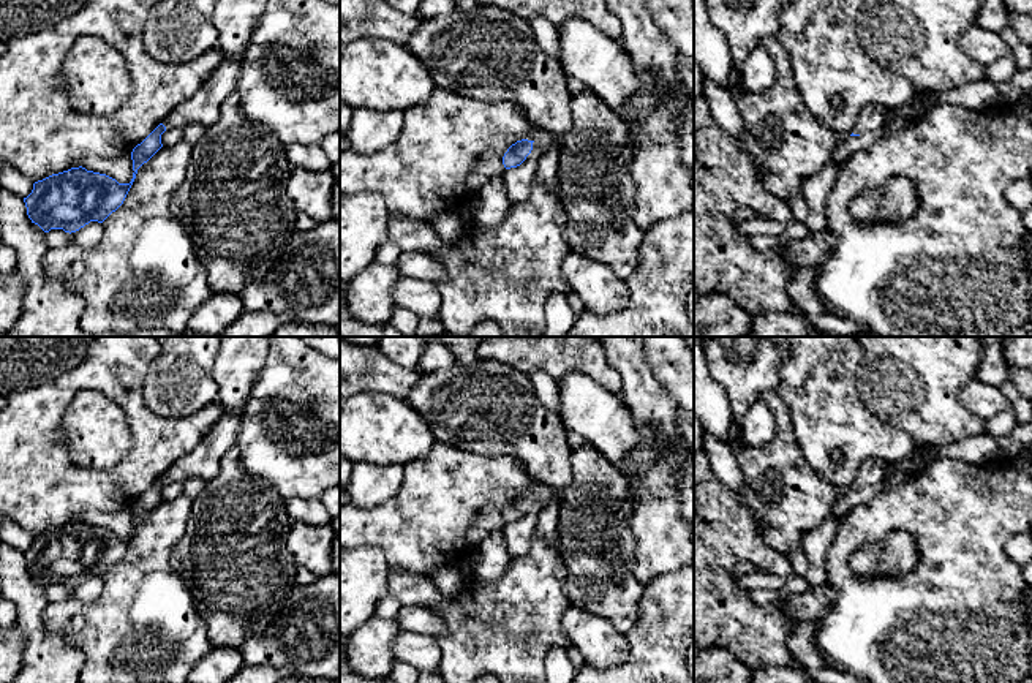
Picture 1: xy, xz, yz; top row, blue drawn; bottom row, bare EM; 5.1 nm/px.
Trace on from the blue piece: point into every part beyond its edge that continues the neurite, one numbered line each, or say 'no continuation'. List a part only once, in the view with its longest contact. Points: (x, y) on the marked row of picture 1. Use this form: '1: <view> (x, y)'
1: xz (546, 141)

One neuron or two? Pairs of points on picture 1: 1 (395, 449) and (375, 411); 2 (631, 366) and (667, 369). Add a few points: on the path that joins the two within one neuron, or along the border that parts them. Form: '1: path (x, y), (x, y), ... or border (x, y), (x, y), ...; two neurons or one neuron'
1: path (394, 440), (375, 421); one neuron
2: border (644, 353), (655, 378), (672, 399); two neurons

